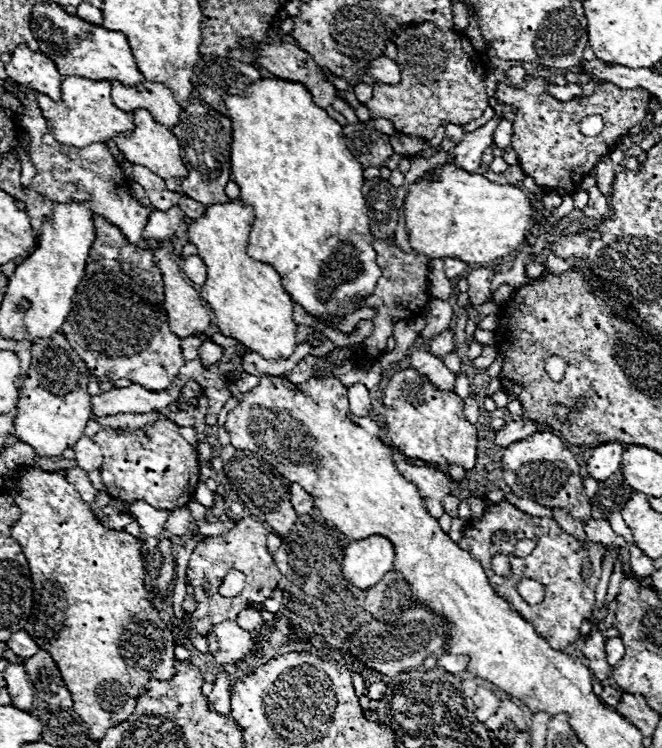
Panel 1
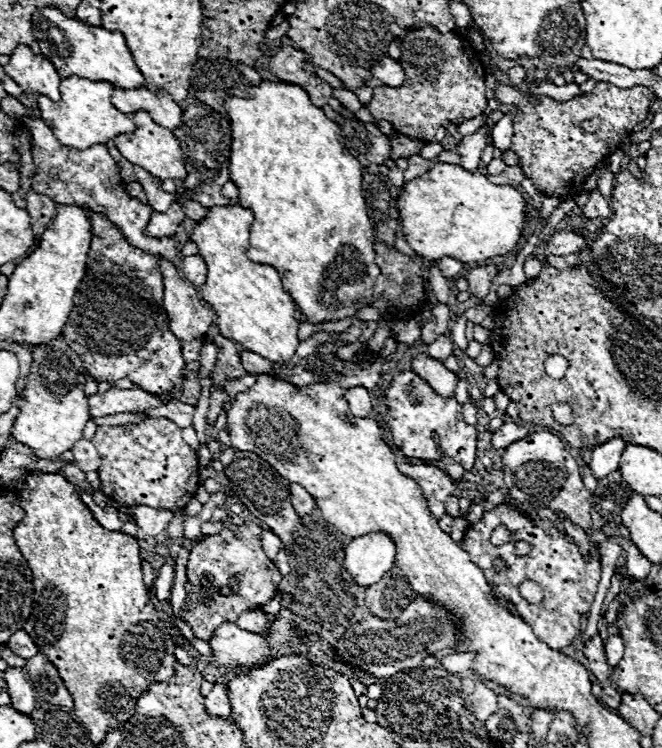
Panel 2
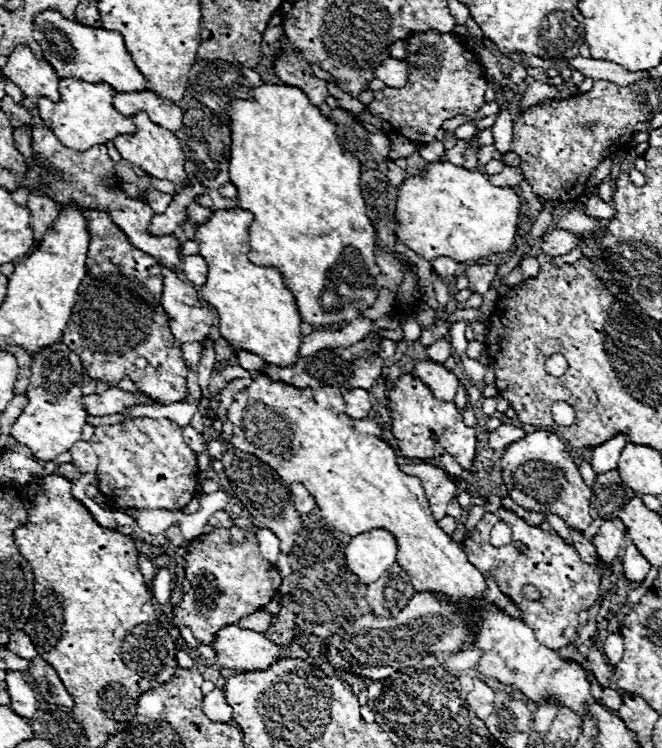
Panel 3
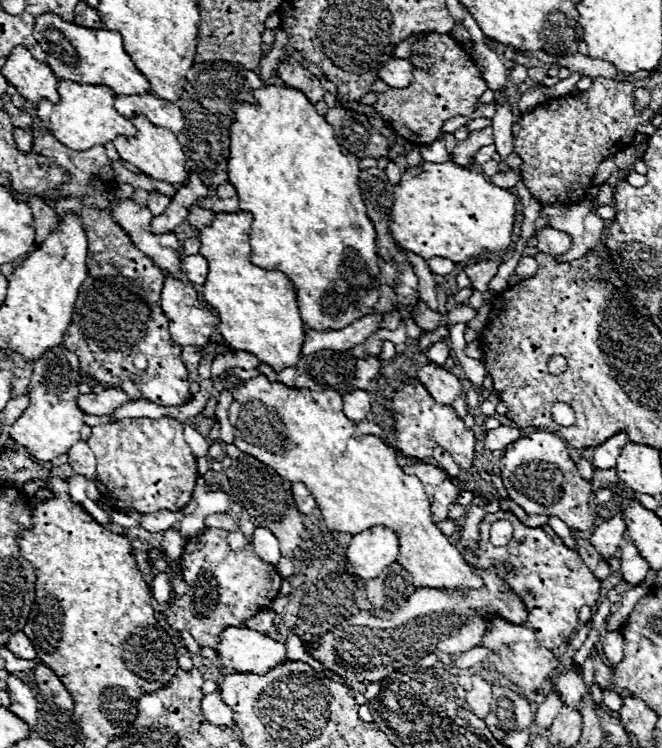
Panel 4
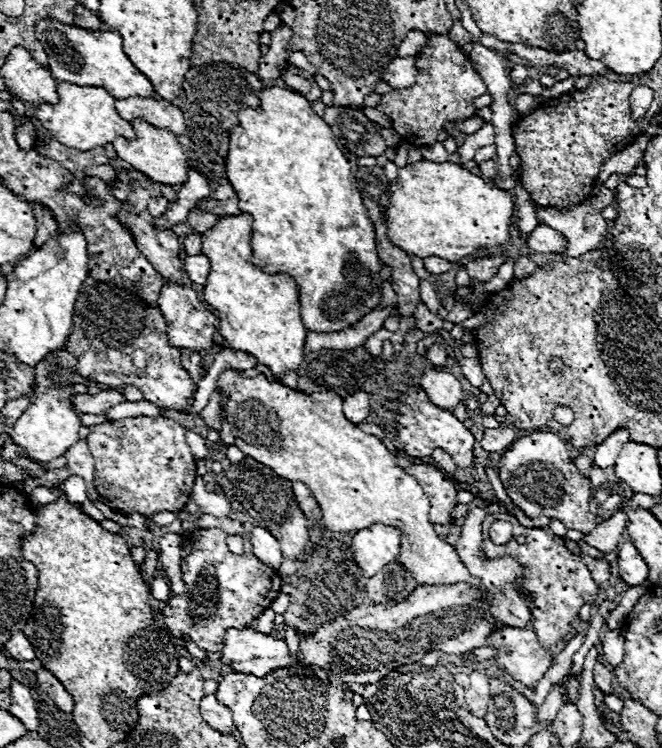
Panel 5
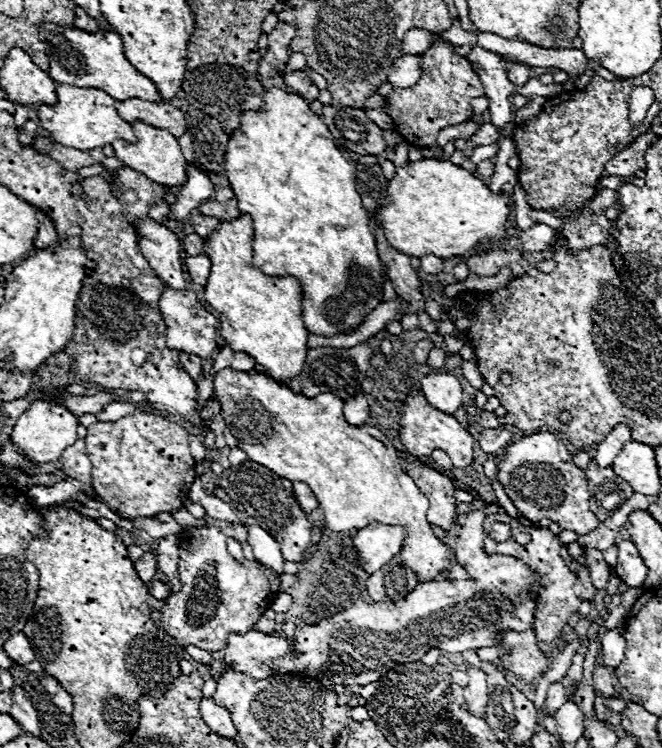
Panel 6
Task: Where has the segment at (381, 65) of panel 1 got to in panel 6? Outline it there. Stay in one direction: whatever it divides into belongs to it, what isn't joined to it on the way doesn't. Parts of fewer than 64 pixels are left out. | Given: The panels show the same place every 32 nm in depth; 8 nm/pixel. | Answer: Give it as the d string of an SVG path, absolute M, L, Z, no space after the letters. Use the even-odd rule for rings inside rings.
M418 54L402 56L394 60L394 64L390 66L390 76L386 76L386 82L390 82L396 88L410 88L416 84L420 74L422 74L420 56Z

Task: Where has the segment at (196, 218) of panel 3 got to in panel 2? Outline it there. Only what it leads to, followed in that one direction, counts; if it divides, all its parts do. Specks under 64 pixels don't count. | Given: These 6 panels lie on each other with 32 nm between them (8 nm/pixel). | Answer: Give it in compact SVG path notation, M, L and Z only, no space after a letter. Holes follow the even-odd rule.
M188 200L188 202L184 204L184 214L186 214L190 220L198 222L198 220L202 220L202 218L206 216L206 208L204 208L202 204L194 202L194 200Z

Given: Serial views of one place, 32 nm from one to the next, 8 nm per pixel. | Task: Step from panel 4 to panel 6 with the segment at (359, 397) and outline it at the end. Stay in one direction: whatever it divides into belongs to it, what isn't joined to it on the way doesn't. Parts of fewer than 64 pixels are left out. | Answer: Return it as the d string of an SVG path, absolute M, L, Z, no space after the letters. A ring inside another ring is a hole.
M364 394L354 396L354 400L344 402L344 418L348 420L348 424L362 426L368 418L368 412L370 412L370 406L368 406L368 400Z

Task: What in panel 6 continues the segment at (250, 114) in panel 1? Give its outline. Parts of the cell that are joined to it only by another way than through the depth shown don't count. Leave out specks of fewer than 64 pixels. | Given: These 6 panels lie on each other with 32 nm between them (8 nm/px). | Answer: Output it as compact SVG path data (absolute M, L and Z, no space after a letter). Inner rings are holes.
M270 88L266 92L260 94L264 108L262 110L244 110L240 116L240 128L234 130L230 134L230 142L228 142L228 152L226 152L226 176L230 180L230 186L236 194L238 200L238 210L242 214L250 214L252 222L254 222L254 258L252 262L268 276L284 276L290 274L294 276L300 286L302 286L302 294L304 294L304 302L302 302L302 318L304 324L308 328L308 332L320 334L320 336L334 336L334 334L342 334L346 330L354 330L364 316L368 316L374 308L378 308L378 304L382 302L382 262L378 258L376 252L376 242L374 242L374 232L370 228L370 218L362 206L362 198L356 190L356 160L340 150L334 144L334 136L330 134L328 126L322 122L322 118L318 114L314 114L310 110L310 104L300 96L300 94L288 94L280 88Z

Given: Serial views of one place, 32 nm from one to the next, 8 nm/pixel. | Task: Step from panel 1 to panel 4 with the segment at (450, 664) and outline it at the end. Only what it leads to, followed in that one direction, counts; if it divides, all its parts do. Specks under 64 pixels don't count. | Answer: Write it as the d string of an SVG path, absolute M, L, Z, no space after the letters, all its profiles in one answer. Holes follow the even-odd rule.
M472 648L470 652L464 652L464 654L458 654L454 656L454 660L450 662L450 668L458 668L458 670L466 670L466 668L472 668L472 666L478 666L488 654L486 648Z

